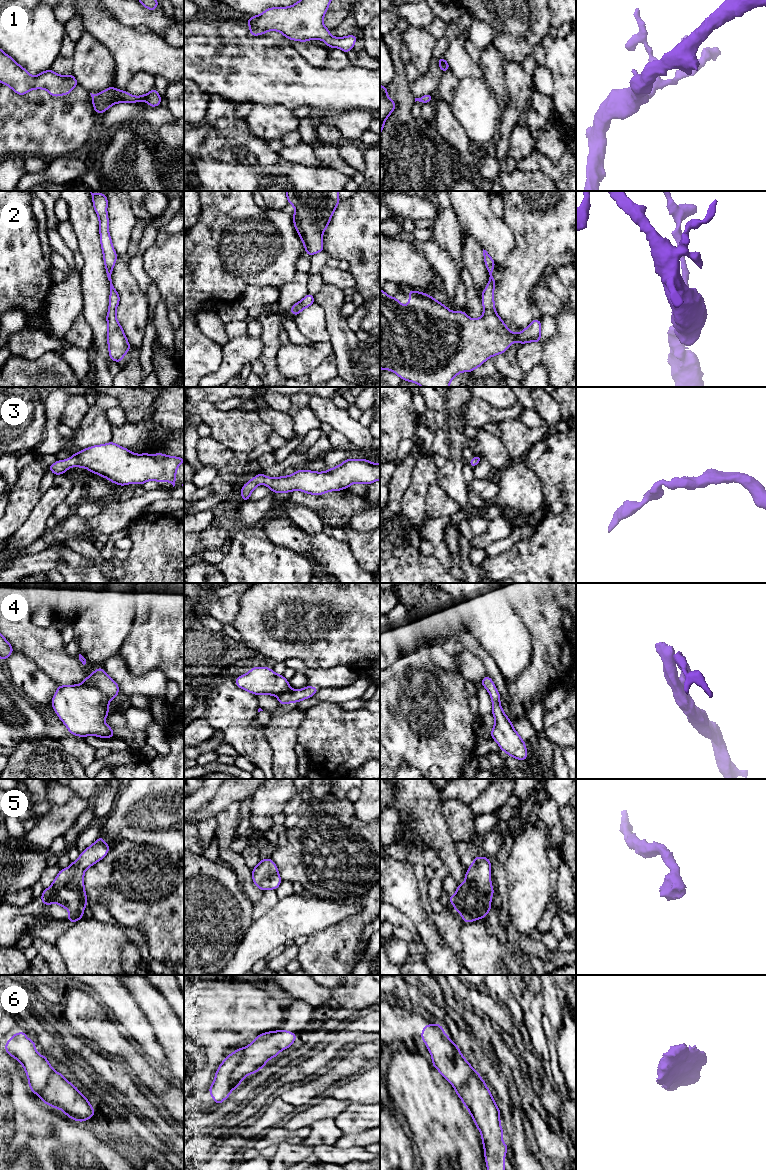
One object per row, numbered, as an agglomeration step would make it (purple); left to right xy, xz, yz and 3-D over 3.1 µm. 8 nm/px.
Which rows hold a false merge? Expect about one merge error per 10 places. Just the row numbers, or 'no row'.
6

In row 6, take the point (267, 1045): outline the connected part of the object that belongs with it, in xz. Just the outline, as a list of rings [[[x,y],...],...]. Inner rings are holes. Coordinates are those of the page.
[[[286,1030],[271,1031],[259,1034],[256,1039],[243,1048],[240,1062],[231,1074],[234,1090],[247,1075],[257,1073],[266,1062],[284,1049],[291,1047],[297,1035]]]

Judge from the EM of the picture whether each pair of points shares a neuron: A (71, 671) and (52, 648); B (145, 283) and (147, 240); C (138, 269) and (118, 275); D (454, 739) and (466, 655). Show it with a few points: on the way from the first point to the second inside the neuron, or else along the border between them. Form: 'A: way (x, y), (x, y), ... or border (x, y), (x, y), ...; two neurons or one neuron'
A: way (65, 665), (54, 654); one neuron
B: way (139, 272), (139, 255), (141, 251); one neuron
C: border (127, 264), (130, 274), (143, 292); two neurons
D: border (460, 672), (465, 680); two neurons

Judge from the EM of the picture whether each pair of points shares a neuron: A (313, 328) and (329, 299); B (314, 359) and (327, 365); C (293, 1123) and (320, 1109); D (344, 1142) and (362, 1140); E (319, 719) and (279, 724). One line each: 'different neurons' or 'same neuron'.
A: different neurons
B: different neurons
C: same neuron
D: same neuron
E: different neurons

